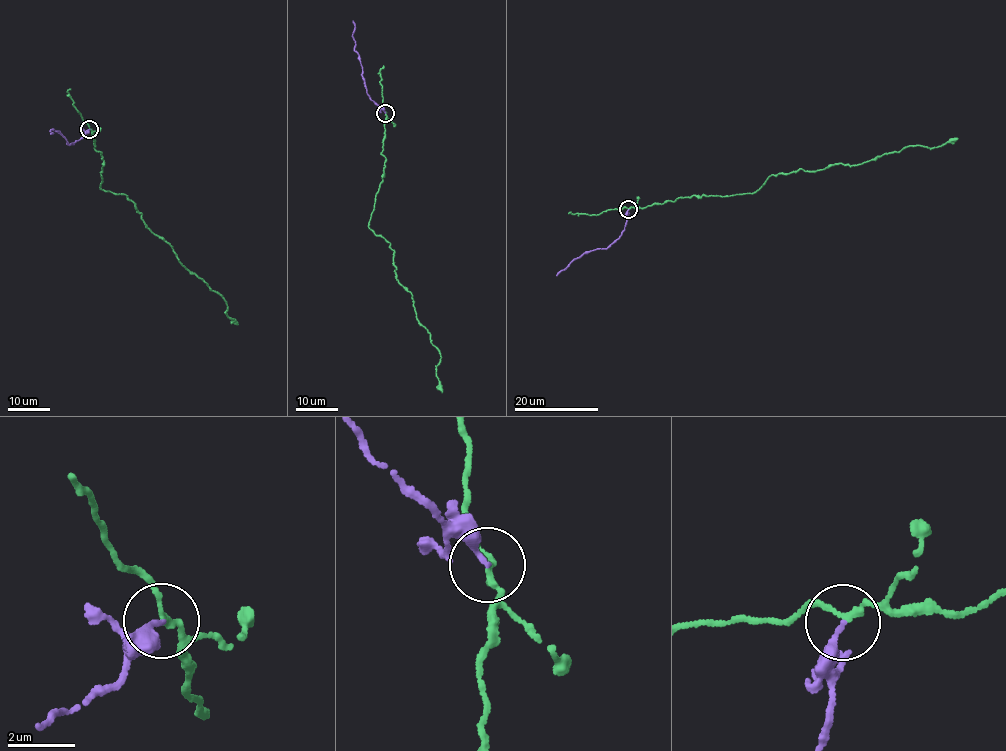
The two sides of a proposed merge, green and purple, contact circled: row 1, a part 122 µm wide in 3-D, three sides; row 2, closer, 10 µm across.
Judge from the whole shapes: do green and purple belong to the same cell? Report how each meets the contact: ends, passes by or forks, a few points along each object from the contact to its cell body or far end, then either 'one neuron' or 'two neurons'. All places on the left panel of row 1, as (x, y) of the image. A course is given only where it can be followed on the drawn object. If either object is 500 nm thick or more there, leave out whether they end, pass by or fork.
green passes by; purple ends; course green (89, 130), (104, 163), (101, 189), (126, 196), (189, 272), (220, 294), (237, 324); course purple (89, 130), (72, 143), (67, 143), (59, 130), (52, 128), (50, 134); two neurons

